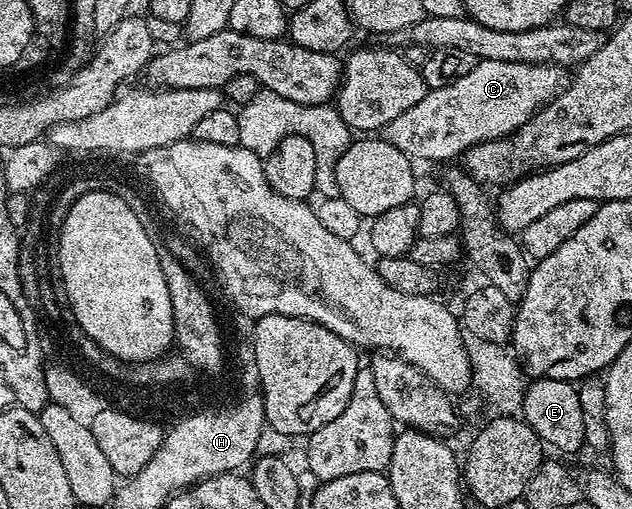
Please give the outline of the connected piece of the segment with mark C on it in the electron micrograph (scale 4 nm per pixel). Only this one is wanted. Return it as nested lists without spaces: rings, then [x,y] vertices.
[[[481,59],[460,80],[452,80],[446,86],[435,86],[427,89],[424,100],[408,108],[401,116],[396,116],[387,126],[382,127],[380,137],[392,148],[400,148],[411,160],[423,158],[426,162],[446,162],[449,158],[463,155],[480,142],[505,138],[513,135],[515,130],[533,118],[547,102],[558,97],[559,90],[566,85],[568,74],[563,67],[550,64],[532,64],[531,62],[509,62],[508,60]]]

